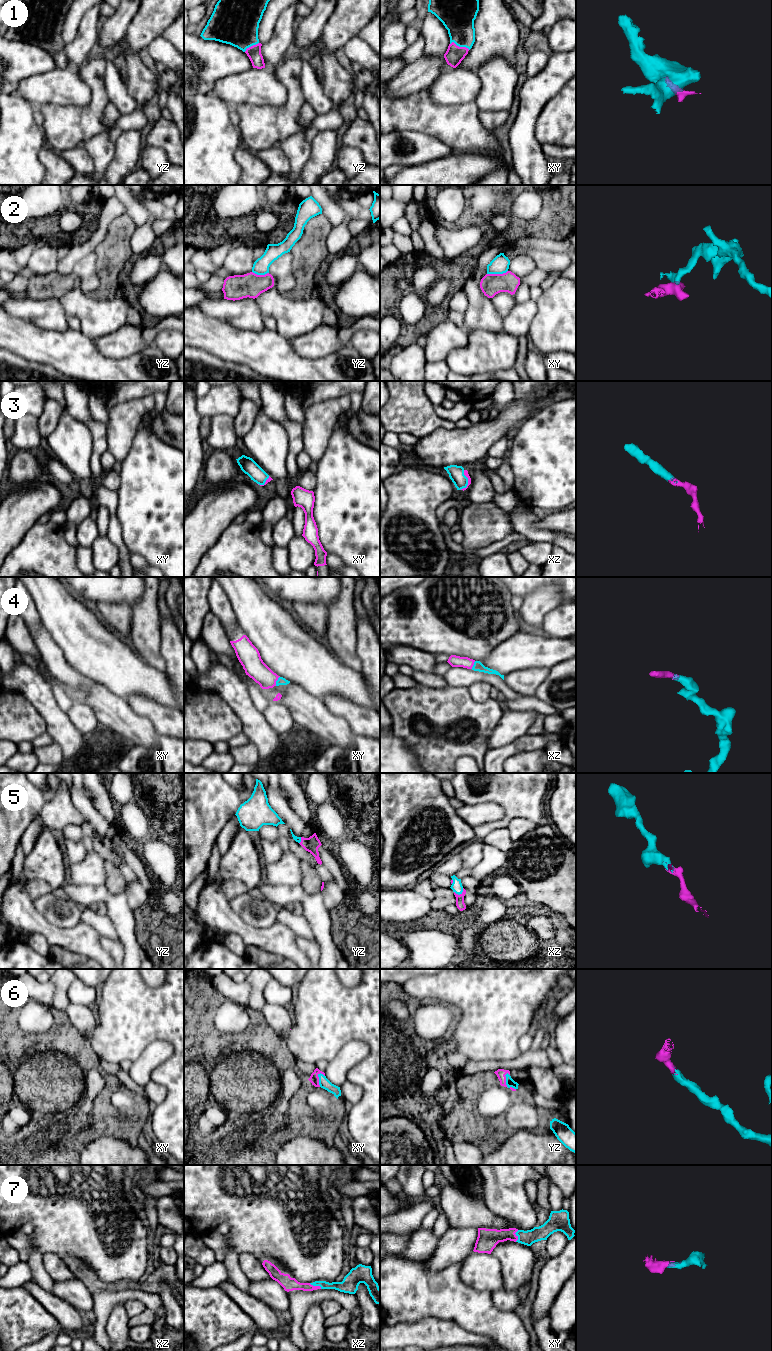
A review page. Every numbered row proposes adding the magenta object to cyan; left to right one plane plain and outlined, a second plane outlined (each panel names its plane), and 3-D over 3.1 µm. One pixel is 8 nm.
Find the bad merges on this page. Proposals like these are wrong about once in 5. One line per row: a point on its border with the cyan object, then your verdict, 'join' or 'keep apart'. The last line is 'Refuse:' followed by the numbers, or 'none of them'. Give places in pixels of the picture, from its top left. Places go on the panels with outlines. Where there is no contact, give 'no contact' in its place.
1: contact xy (460, 46); join
2: contact xy (497, 273); keep apart
3: contact xz (467, 481); join
4: contact xy (276, 681); join
5: contact xz (459, 894); join
6: contact yz (506, 1083); join
7: contact xz (315, 1285); join
Refuse: 2

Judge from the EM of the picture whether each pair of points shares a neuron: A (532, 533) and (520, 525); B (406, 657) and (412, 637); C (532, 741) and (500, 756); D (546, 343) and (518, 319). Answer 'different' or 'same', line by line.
A: same
B: different
C: same
D: different

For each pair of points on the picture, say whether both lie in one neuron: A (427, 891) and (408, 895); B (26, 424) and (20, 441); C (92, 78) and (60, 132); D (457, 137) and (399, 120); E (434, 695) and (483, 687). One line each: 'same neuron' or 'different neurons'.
A: different neurons
B: same neuron
C: same neuron
D: same neuron
E: different neurons

